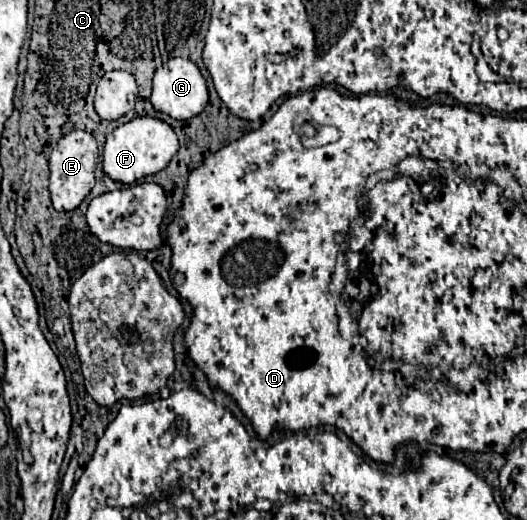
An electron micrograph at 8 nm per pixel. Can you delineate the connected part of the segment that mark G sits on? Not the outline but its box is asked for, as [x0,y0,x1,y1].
[152,58,208,120]

